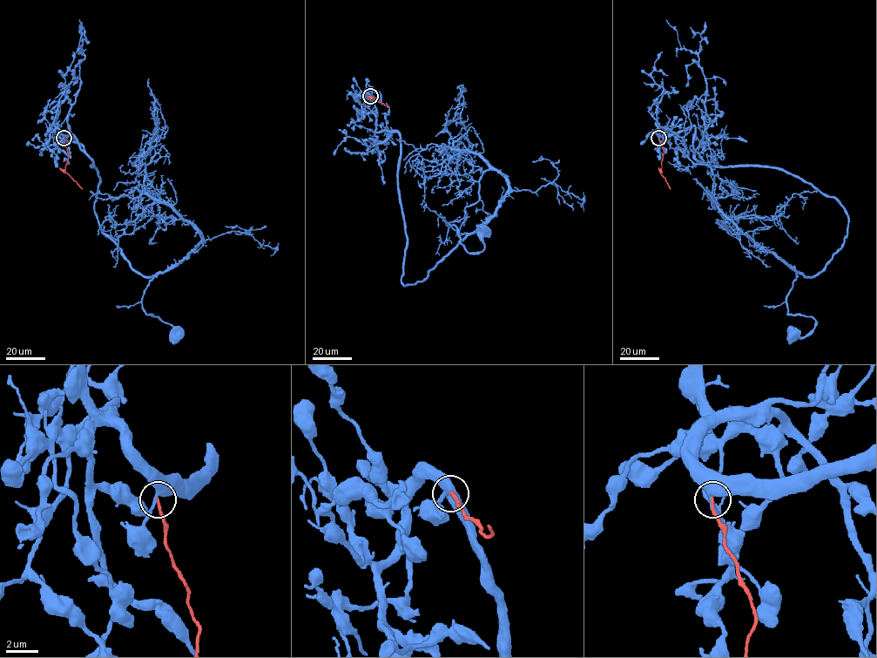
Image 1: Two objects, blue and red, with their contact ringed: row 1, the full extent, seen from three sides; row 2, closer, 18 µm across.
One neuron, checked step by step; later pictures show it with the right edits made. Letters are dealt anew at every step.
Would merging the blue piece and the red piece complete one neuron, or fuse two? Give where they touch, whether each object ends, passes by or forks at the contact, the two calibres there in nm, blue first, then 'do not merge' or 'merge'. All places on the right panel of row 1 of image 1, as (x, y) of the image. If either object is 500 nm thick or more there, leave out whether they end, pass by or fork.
place (658, 138); blue passes by; red ends; calibres 360 and 160 nm; do not merge

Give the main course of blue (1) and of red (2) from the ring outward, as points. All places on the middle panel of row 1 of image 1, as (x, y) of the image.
1: (370, 95), (375, 131), (399, 134), (401, 281), (422, 281), (464, 238), (449, 223), (468, 253), (485, 231)
2: (370, 95), (374, 101), (372, 98), (389, 107)

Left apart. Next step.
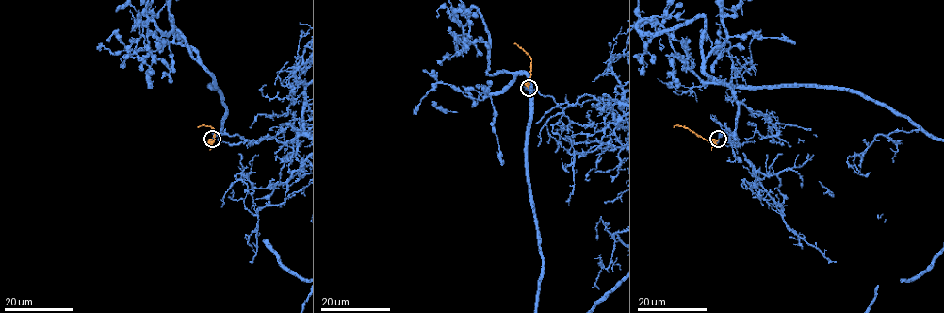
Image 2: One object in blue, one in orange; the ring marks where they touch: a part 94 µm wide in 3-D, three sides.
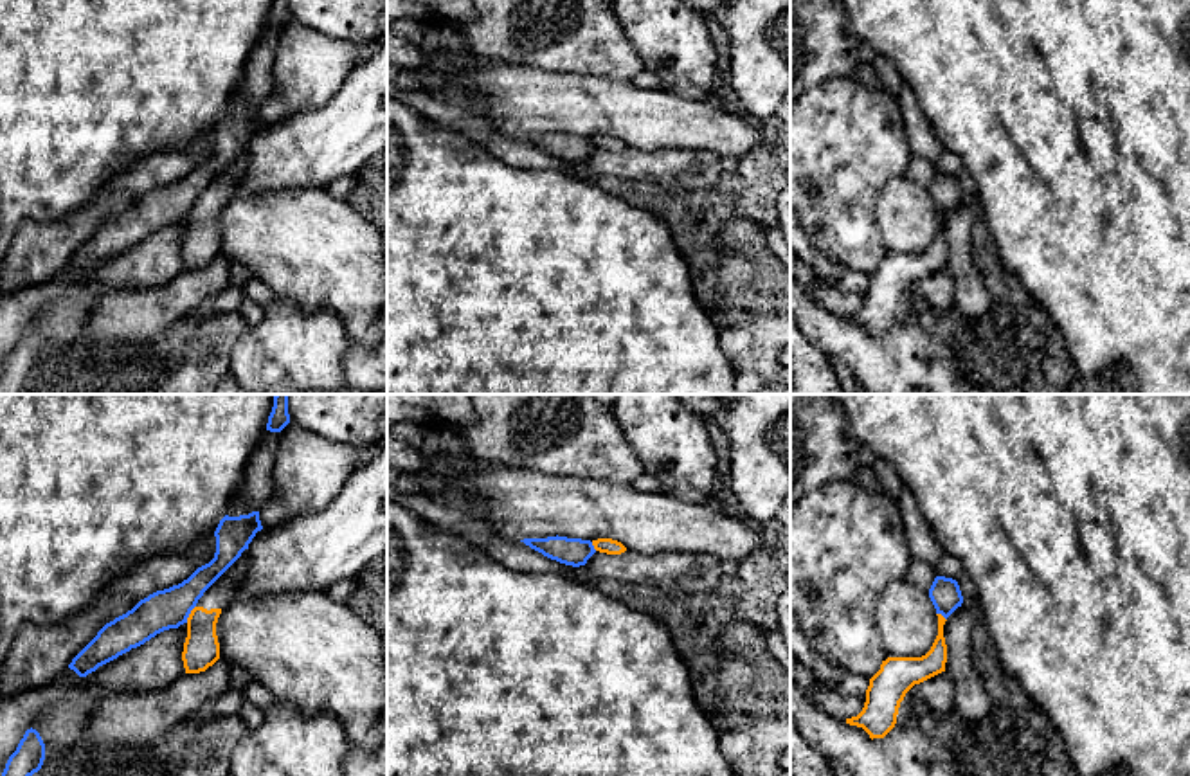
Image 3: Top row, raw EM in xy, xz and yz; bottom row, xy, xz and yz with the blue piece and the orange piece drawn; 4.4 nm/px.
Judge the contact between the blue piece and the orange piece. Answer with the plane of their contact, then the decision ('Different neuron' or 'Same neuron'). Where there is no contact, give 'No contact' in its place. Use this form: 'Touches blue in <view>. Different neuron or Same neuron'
Touches blue in xy. Different neuron

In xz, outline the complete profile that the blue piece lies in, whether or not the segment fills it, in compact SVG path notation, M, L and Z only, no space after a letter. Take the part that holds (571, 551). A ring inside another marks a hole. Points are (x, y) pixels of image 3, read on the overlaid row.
M547 537L547 538L524 538L520 540L544 556L565 565L580 567L596 553L590 540Z

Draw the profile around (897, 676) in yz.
M938 616L938 636L931 650L922 657L888 657L880 670L870 679L866 702L857 717L846 724L862 727L870 738L884 738L897 724L900 702L906 693L942 672L947 663L947 645L943 637L945 618Z

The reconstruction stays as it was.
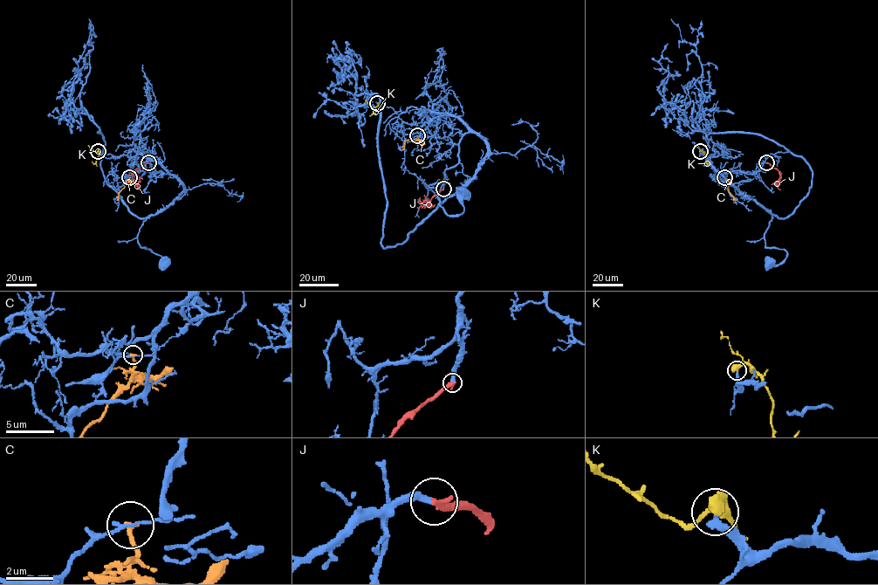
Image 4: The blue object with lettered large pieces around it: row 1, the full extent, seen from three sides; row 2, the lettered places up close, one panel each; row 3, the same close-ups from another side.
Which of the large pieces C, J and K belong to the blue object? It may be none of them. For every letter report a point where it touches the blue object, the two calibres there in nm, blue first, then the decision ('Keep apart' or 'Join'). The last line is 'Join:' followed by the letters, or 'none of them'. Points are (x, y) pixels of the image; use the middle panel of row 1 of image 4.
C: Touches blue at (417, 135). Thickness 110 nm (blue) against 200 nm. Keep apart
J: Touches blue at (443, 189). Thickness 320 nm (blue) against 360 nm. Join
K: Touches blue at (377, 103). Thickness 280 nm (blue) against 500 nm. Join
Join: J, K

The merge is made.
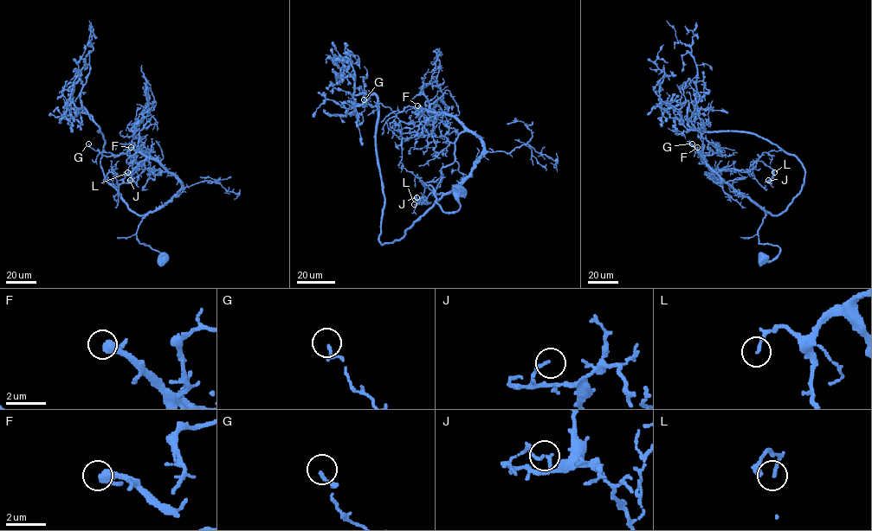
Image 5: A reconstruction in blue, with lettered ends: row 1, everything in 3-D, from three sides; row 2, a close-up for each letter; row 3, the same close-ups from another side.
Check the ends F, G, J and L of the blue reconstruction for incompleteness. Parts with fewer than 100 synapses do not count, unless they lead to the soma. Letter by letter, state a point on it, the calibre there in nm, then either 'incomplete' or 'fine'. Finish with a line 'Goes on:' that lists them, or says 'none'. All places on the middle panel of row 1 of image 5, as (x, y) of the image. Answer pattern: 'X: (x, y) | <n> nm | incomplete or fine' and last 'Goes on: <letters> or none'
F: (417, 105) | 340 nm | incomplete
G: (364, 99) | 140 nm | fine
J: (416, 197) | 130 nm | fine
L: (414, 204) | 130 nm | fine
Goes on: F

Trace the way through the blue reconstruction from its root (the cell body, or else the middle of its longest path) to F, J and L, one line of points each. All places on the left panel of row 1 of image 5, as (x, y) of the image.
F: (164, 259), (158, 252), (140, 243), (137, 231), (144, 216), (168, 201), (181, 183), (157, 161), (131, 147)
J: (164, 259), (140, 243), (137, 231), (181, 183), (159, 169), (149, 170), (148, 161), (130, 180)
L: (164, 259), (140, 243), (137, 231), (181, 183), (159, 169), (149, 170), (148, 161), (127, 172)

